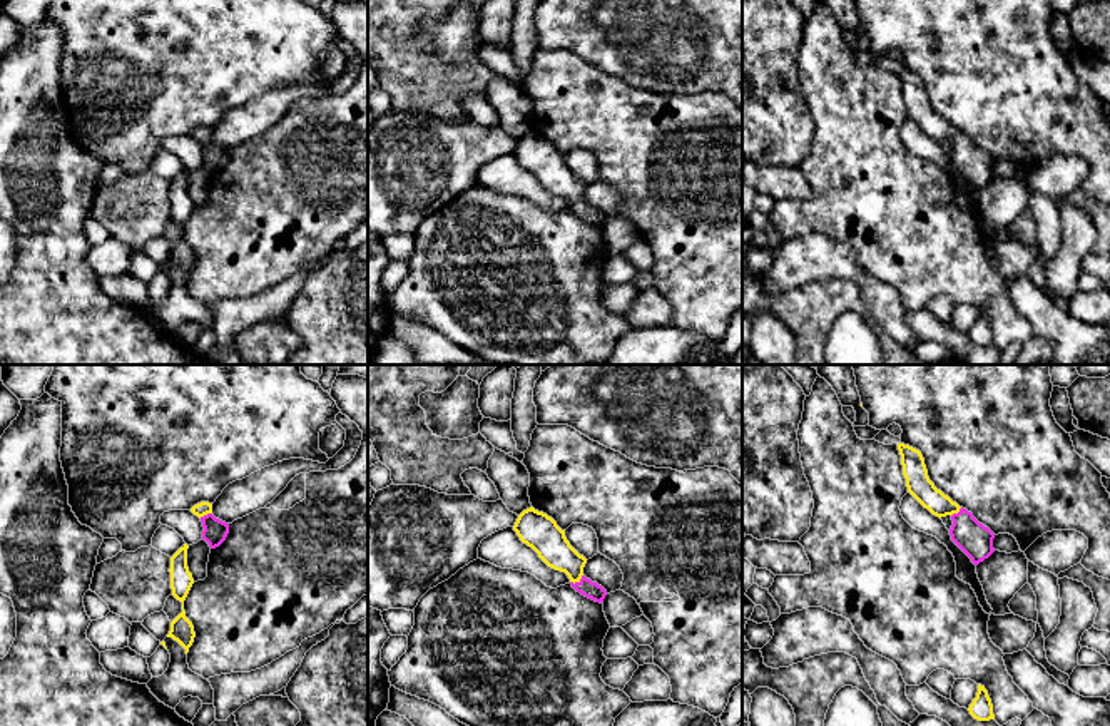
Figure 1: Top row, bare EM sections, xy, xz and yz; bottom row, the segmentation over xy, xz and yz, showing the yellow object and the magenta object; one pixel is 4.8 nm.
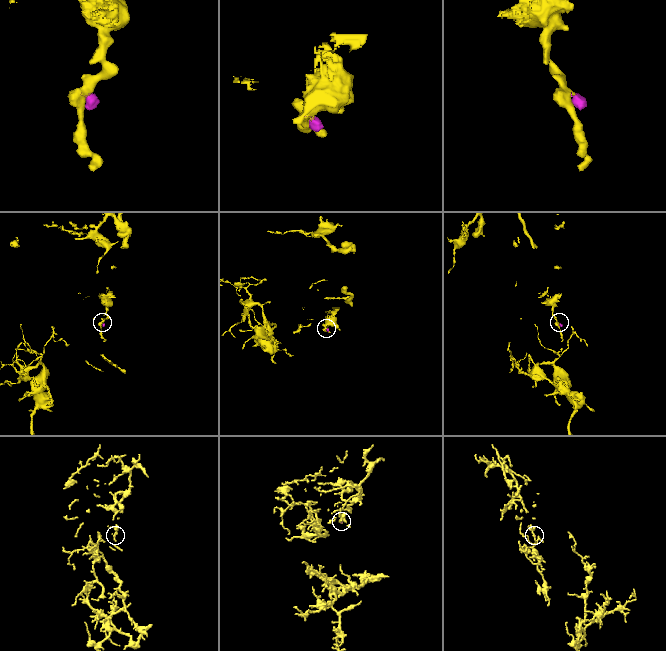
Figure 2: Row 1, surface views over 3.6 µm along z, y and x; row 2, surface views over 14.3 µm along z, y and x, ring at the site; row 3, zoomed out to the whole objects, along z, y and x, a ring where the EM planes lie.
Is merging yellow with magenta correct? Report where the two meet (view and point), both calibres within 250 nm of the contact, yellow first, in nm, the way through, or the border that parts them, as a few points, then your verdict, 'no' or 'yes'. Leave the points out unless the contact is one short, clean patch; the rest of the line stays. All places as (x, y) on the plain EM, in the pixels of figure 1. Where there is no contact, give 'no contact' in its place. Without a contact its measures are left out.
xz (577, 206) | 170/80 nm | yes

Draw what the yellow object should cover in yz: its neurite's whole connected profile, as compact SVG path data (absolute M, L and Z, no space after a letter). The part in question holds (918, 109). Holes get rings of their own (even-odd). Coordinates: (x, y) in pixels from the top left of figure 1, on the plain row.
M898 69L898 75L908 117L933 141L939 144L946 141L951 142L951 166L971 184L975 191L988 184L995 177L995 159L980 149L971 137L960 132L934 112L928 102L924 84L919 75L904 69Z

